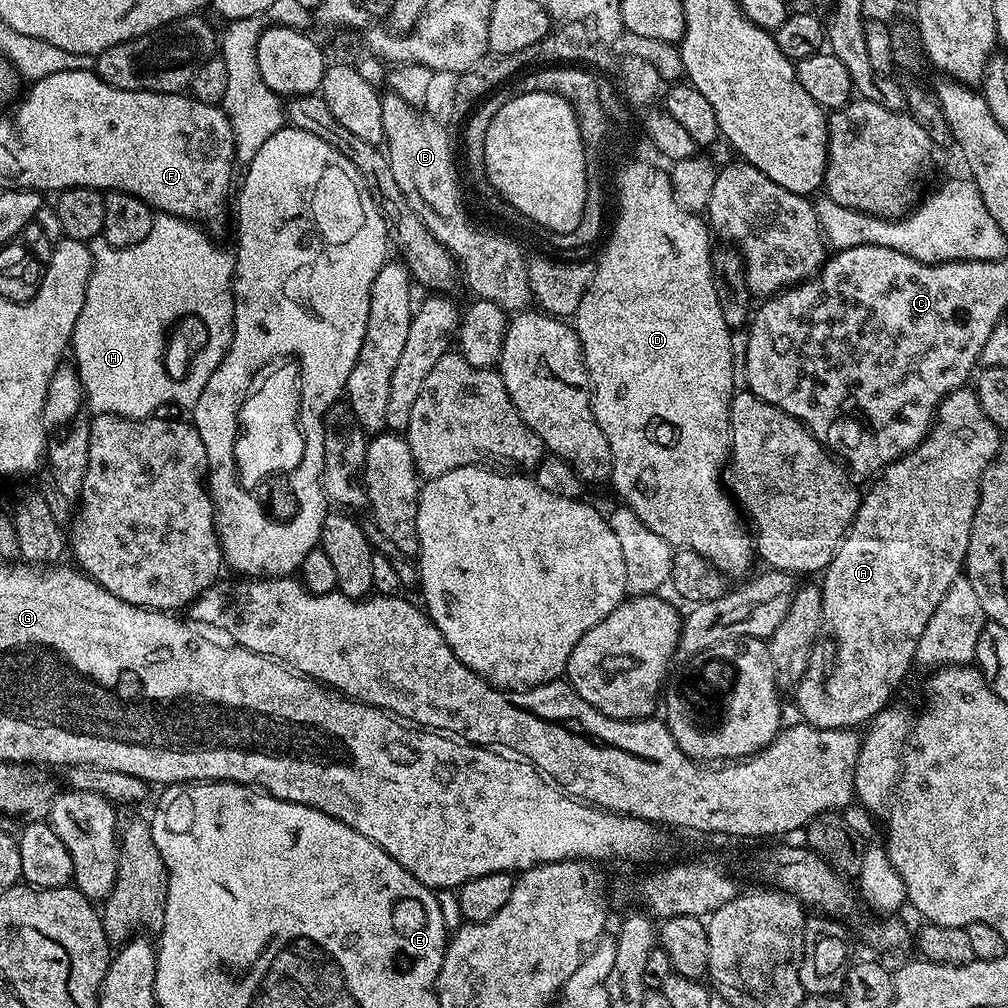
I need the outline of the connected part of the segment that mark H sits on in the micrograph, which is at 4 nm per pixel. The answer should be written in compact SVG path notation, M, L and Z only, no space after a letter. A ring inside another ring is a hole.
M156 214L152 217L152 229L146 238L142 238L142 242L138 242L138 246L126 246L125 248L115 248L110 246L110 242L106 242L103 238L97 238L91 241L92 249L92 273L88 279L86 286L86 302L82 302L82 314L78 314L76 325L72 331L72 342L70 345L70 356L74 361L74 367L80 376L80 381L84 387L84 399L87 407L93 413L103 414L105 416L121 416L127 420L146 420L159 410L163 404L168 404L171 400L184 400L188 395L198 394L206 386L206 382L210 382L210 374L214 374L214 370L218 370L218 366L222 362L222 358L226 354L226 350L232 341L232 327L234 326L234 310L236 309L236 297L232 295L232 277L234 275L234 256L231 251L228 252L218 245L212 244L212 240L203 232L199 223L191 220L184 220L180 216L169 216L167 214ZM187 316L193 316L200 323L200 328L204 333L200 336L200 345L196 348L196 353L192 356L192 372L188 372L184 376L184 380L175 380L168 373L168 368L164 365L164 355L171 346L172 332L171 328L175 326L179 320L184 320Z

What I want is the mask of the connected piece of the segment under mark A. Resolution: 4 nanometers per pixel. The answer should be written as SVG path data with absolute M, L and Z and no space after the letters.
M965 386L954 390L950 395L943 400L943 402L938 406L936 411L936 419L932 425L932 429L928 431L928 437L921 442L914 451L908 453L907 456L899 456L898 459L893 460L883 472L879 473L876 485L873 486L869 492L865 491L863 493L862 499L860 501L860 509L856 511L856 517L852 520L851 526L848 527L848 533L844 535L843 540L840 541L840 545L836 547L836 552L832 555L832 561L828 564L827 568L824 569L822 573L822 591L824 594L824 601L822 602L822 626L820 627L820 636L816 640L816 645L812 651L812 657L808 663L808 669L799 682L796 683L794 689L794 695L796 695L796 708L800 711L799 719L806 724L813 724L815 728L850 728L855 729L856 724L861 724L861 726L867 725L871 721L873 716L879 714L883 708L889 707L893 703L892 695L900 688L900 683L904 680L904 675L907 674L911 668L914 668L914 661L916 659L916 647L918 646L918 638L922 638L922 630L926 630L926 622L930 622L930 614L934 614L934 609L937 608L938 602L942 602L942 598L946 595L946 590L950 590L950 586L958 579L959 576L965 571L964 559L968 553L968 547L970 546L970 526L974 522L974 510L978 506L978 494L980 493L980 479L982 478L982 470L986 470L986 466L994 458L994 454L1000 448L1000 441L1002 439L1001 429L994 426L994 422L990 422L990 418L986 418L986 414L982 414L982 406L978 402L975 391L971 387Z

